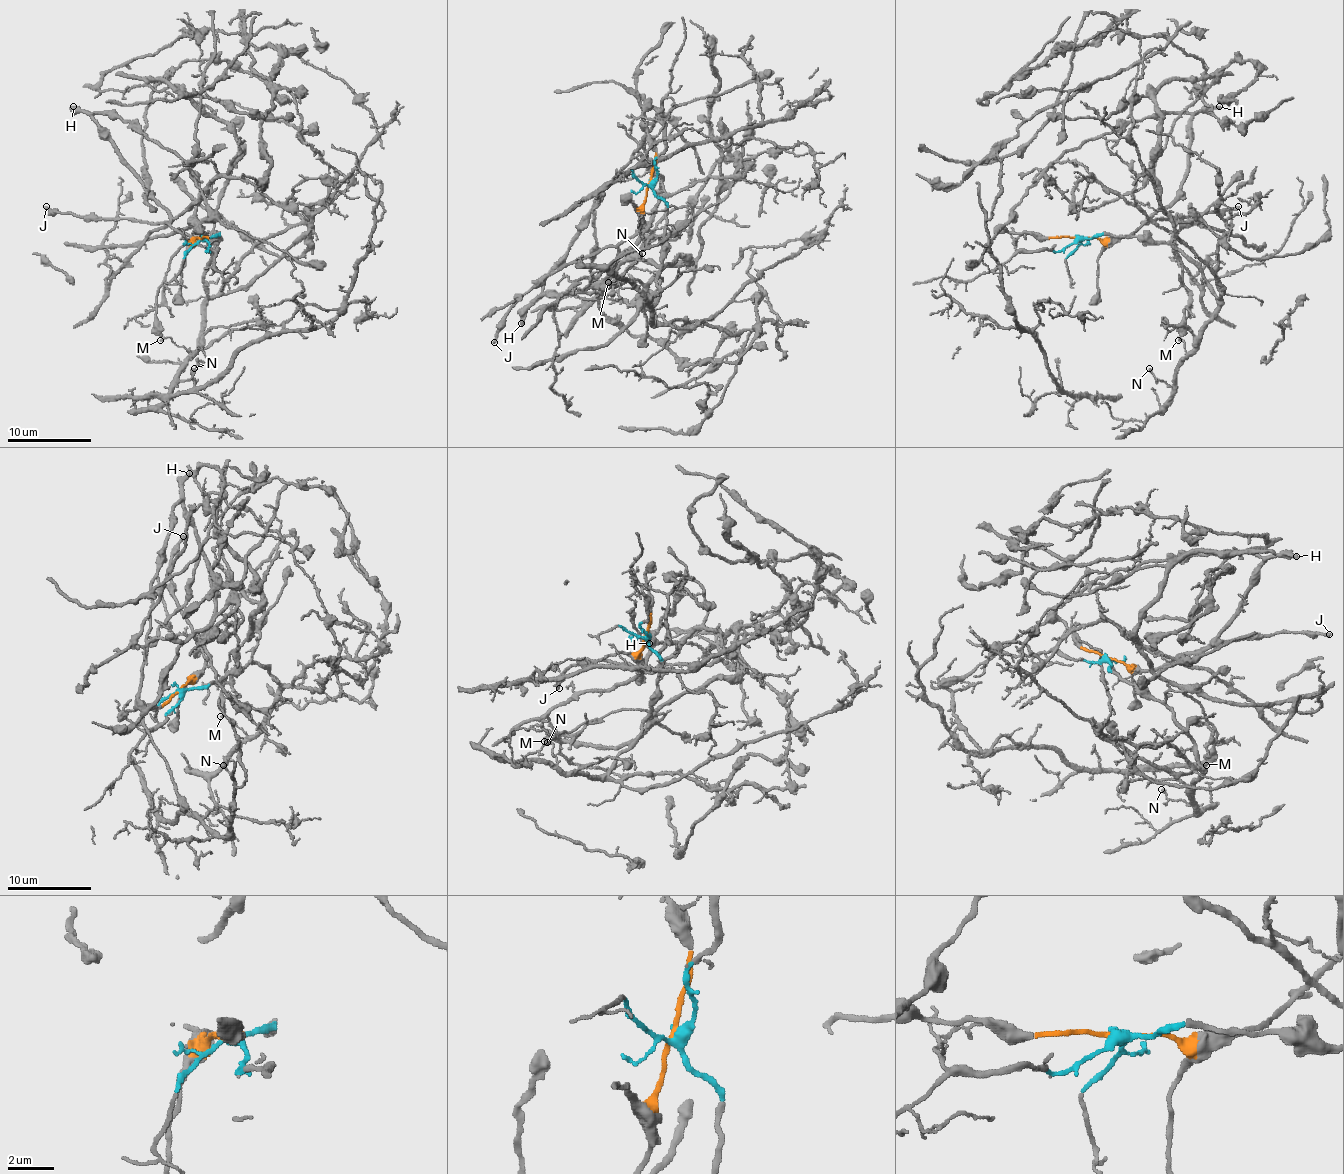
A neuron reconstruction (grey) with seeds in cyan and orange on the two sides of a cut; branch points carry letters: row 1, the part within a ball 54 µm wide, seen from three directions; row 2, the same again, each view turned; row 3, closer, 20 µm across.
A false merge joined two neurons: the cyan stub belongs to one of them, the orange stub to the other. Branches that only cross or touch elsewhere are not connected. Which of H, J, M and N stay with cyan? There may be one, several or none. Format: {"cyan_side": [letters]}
{"cyan_side": ["M", "N"]}

